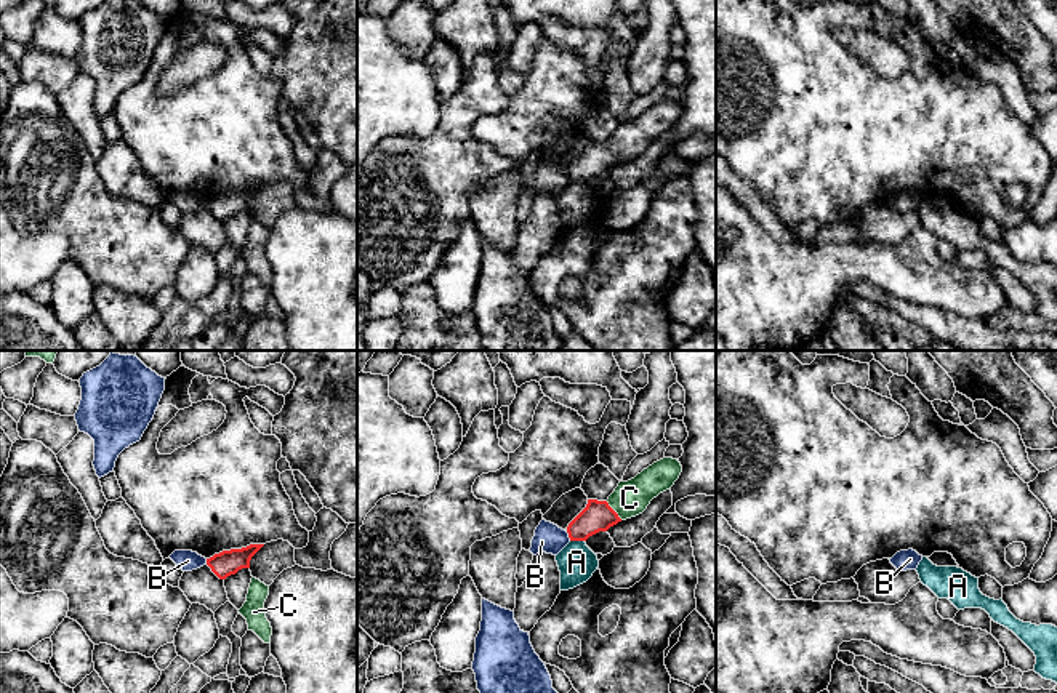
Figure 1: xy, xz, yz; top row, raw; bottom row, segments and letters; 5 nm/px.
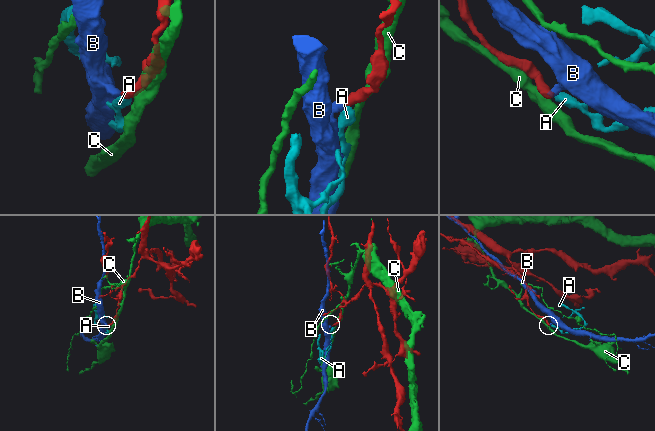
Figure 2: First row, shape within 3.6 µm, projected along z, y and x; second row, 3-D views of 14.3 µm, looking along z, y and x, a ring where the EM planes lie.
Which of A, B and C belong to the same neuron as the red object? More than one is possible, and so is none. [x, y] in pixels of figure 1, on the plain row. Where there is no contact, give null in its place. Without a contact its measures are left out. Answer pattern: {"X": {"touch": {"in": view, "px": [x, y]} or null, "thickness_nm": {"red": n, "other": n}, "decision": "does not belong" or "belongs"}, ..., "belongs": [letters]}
{"A": {"touch": {"in": "xz", "px": [577, 181]}, "thickness_nm": {"red": 160, "other": 190}, "decision": "does not belong"}, "B": {"touch": {"in": "xz", "px": [569, 178]}, "thickness_nm": {"red": 160, "other": 150}, "decision": "does not belong"}, "C": {"touch": {"in": "xz", "px": [614, 152]}, "thickness_nm": {"red": 160, "other": 180}, "decision": "does not belong"}, "belongs": []}

